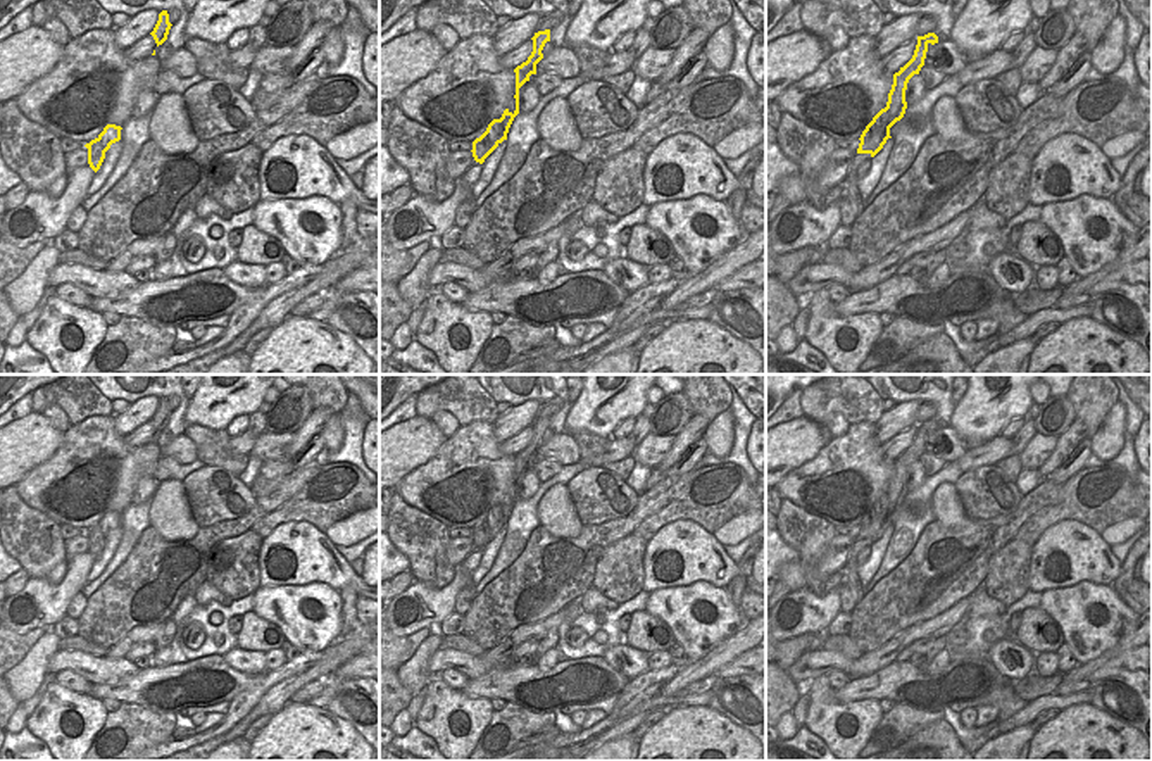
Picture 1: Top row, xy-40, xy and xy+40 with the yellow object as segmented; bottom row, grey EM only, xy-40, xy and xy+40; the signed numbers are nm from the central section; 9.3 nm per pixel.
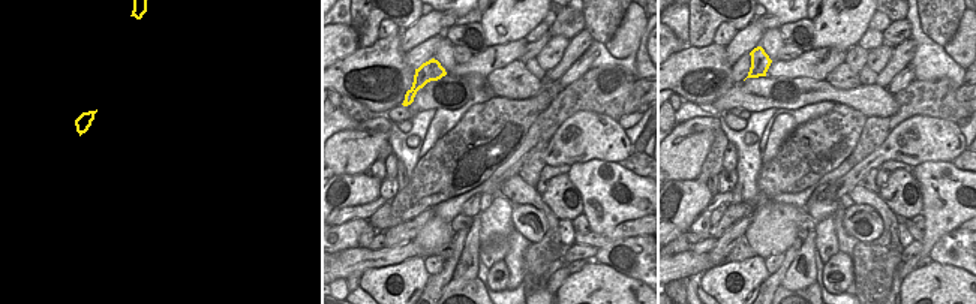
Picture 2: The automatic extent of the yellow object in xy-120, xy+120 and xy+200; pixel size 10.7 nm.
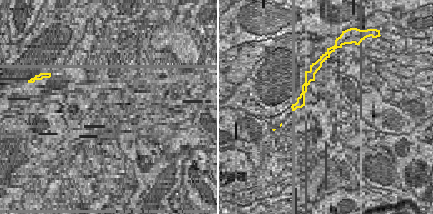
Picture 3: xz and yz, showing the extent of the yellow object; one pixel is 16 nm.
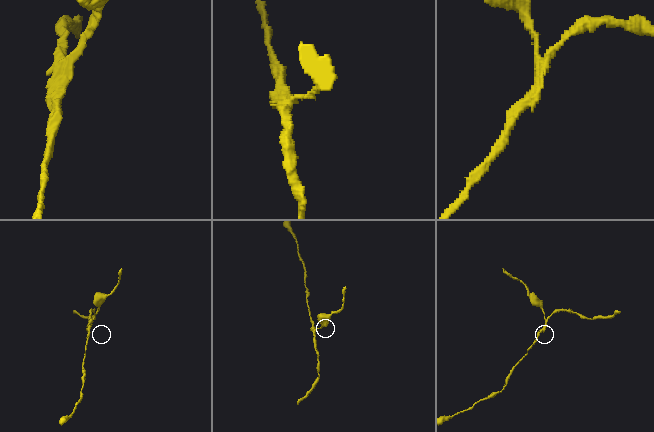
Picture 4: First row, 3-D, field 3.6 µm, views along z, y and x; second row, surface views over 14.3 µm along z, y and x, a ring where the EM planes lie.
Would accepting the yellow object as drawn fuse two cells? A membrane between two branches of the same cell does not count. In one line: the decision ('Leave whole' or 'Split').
Split.

